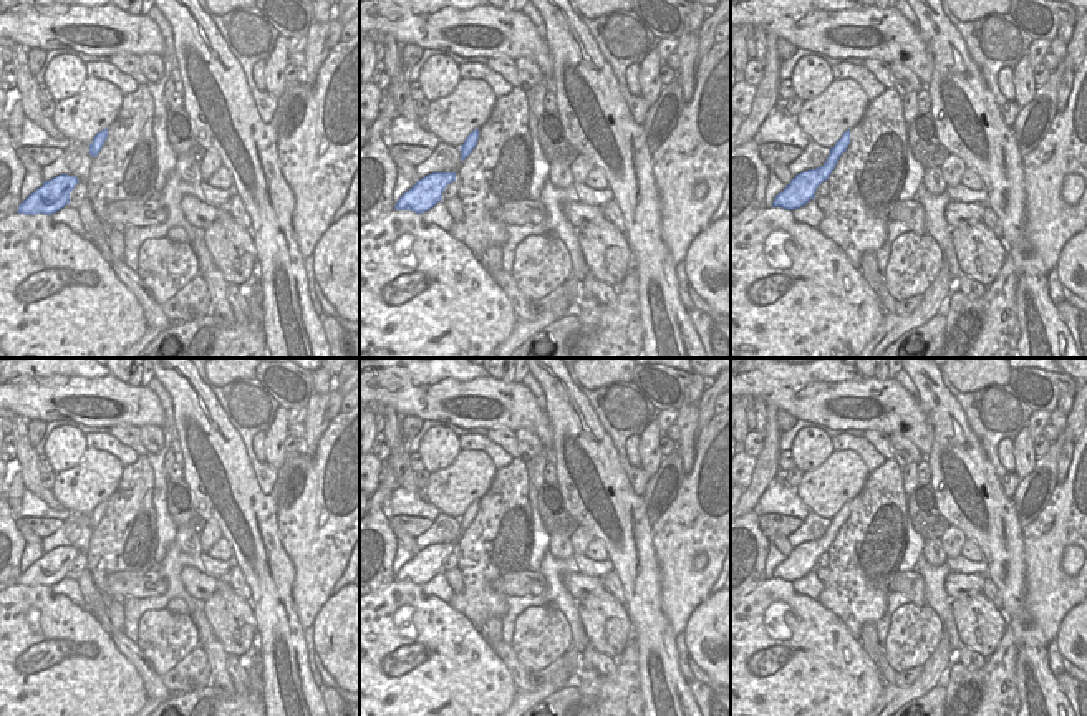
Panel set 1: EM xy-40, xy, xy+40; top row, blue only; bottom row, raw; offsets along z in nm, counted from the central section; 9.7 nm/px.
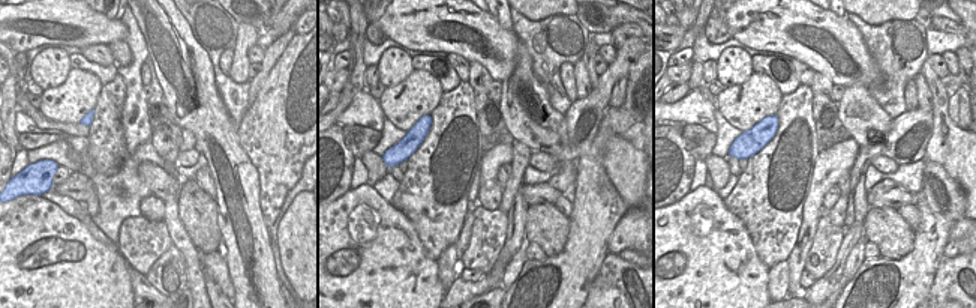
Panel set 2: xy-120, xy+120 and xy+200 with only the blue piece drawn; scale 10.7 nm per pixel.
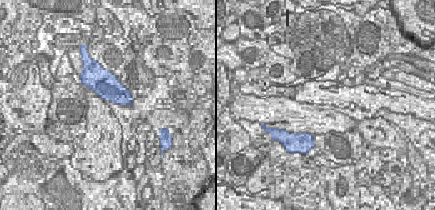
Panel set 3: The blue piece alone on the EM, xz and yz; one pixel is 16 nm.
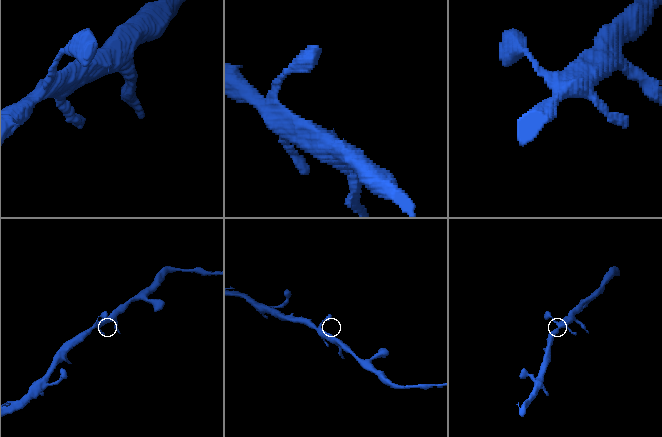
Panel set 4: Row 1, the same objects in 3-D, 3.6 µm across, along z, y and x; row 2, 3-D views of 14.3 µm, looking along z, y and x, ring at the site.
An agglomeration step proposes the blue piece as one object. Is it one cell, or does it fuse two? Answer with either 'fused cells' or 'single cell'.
single cell

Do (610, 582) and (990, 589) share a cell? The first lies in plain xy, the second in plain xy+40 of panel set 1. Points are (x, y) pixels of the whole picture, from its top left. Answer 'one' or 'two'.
one

